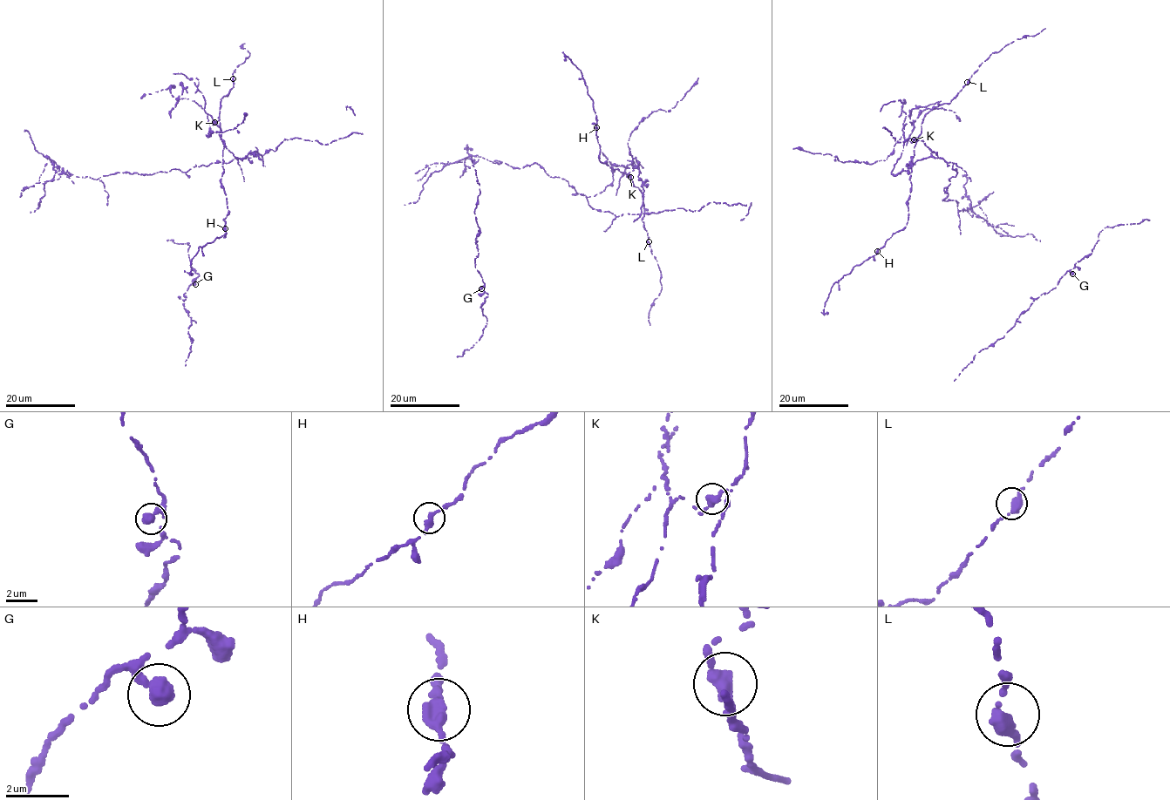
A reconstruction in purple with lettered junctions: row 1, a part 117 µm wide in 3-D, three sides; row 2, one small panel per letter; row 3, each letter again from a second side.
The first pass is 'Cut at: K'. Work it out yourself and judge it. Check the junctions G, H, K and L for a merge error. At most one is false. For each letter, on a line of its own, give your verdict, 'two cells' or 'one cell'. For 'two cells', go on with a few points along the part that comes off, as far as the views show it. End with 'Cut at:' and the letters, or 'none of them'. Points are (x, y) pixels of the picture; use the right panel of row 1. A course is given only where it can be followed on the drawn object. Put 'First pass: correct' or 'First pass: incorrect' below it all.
G: one cell
H: one cell
K: two cells; foreign part runs (914, 138), (894, 175), (928, 156), (954, 163), (942, 200), (970, 205), (997, 233), (1040, 240)
L: one cell
Cut at: K
First pass: correct

